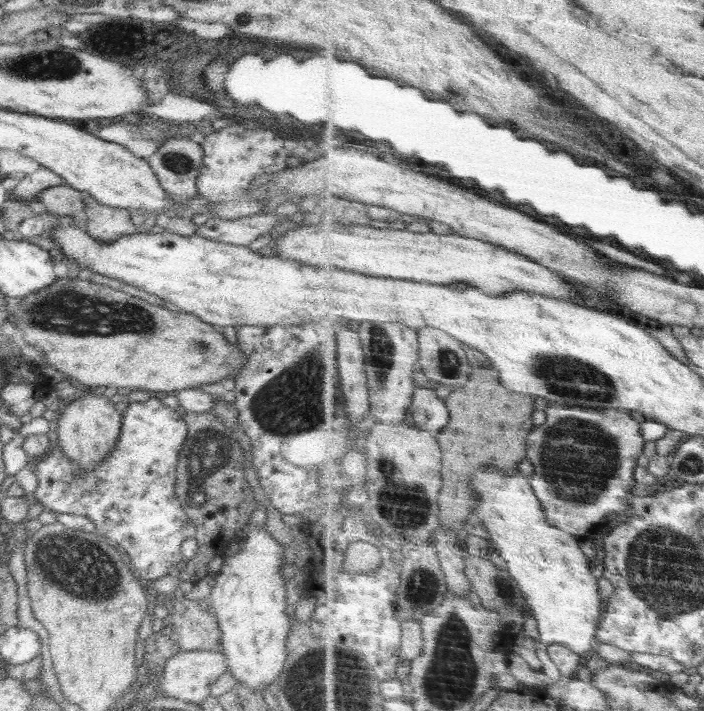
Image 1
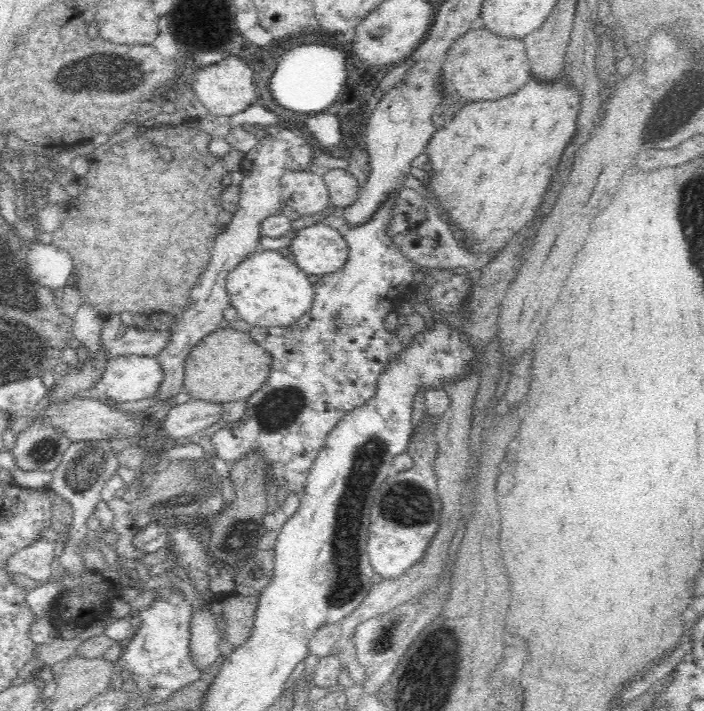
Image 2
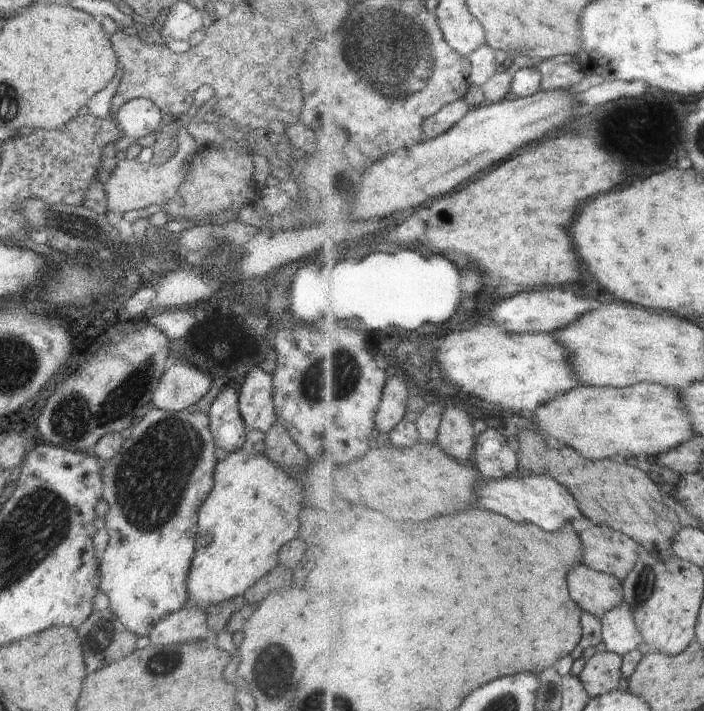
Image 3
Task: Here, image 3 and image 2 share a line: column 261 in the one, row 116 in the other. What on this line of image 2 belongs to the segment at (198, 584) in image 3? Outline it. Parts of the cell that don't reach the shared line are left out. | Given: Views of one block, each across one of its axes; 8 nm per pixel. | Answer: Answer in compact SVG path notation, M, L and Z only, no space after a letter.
M560 74L560 78L552 84L547 82L539 82L537 78L531 78L528 84L525 84L520 90L517 90L514 94L507 97L493 100L493 101L474 101L461 104L458 111L454 114L453 119L448 124L437 129L432 135L432 138L428 141L425 148L425 154L429 158L431 164L430 176L428 176L428 188L434 192L438 202L442 205L442 208L446 210L449 218L458 224L459 229L464 233L464 240L461 243L466 242L466 249L472 253L492 253L496 256L499 250L523 227L528 226L530 220L538 213L537 209L541 206L544 194L549 190L549 183L553 177L554 170L560 162L562 152L566 150L568 142L572 140L572 136L576 134L576 120L578 120L578 112L580 112L580 89L578 87L572 87L572 85L563 78Z

